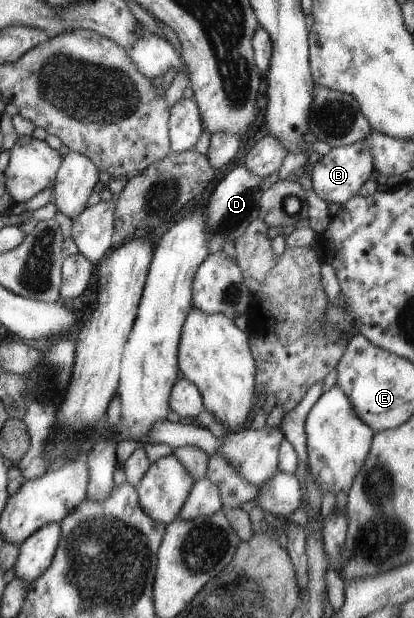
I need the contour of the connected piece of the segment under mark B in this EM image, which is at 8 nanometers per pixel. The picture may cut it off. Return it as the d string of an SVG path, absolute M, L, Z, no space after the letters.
M366 139L350 145L332 148L330 152L319 158L314 168L312 168L310 178L313 190L328 204L331 202L342 204L358 195L362 184L374 172L374 166L375 160Z

